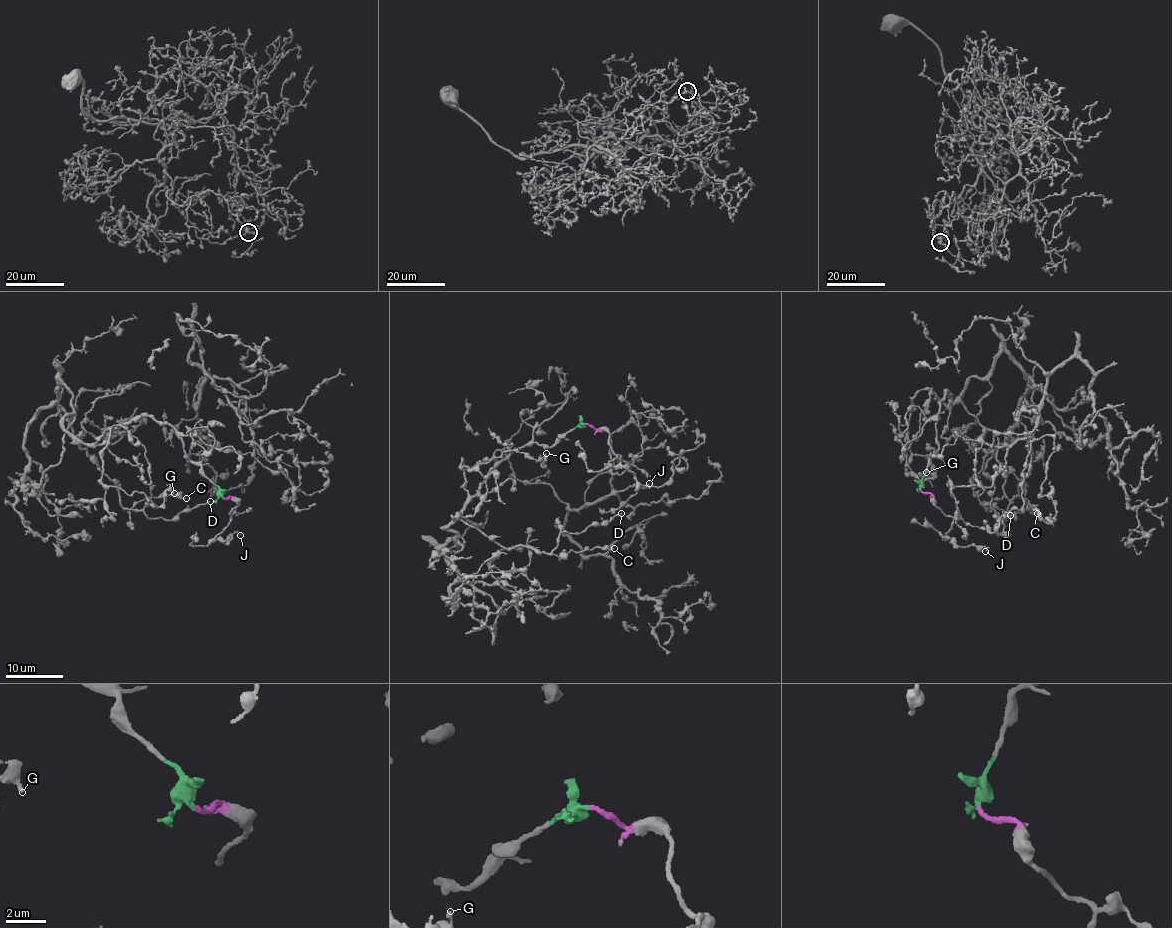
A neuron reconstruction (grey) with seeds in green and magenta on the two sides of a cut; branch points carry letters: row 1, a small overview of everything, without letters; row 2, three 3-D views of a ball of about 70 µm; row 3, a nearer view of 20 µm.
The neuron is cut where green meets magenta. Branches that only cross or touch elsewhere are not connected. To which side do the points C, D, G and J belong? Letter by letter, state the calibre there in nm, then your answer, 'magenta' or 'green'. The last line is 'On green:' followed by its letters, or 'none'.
C: 130 nm thick; green
D: 150 nm thick; green
G: 150 nm thick; green
J: 180 nm thick; magenta
On green: C, D, G

